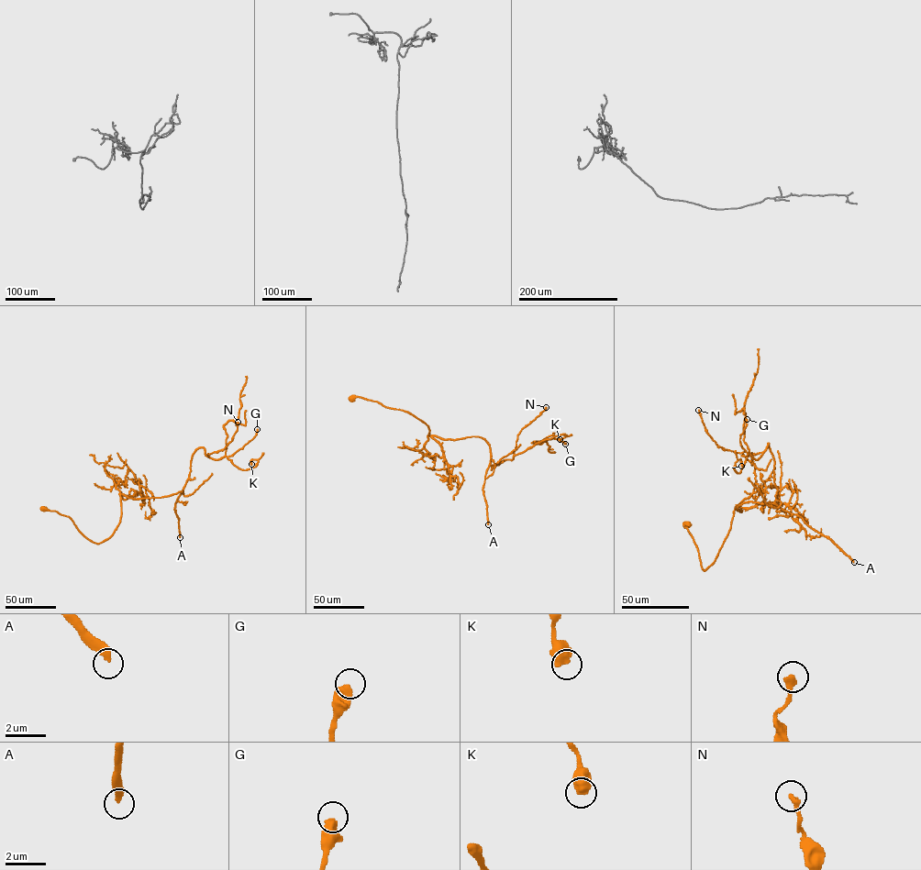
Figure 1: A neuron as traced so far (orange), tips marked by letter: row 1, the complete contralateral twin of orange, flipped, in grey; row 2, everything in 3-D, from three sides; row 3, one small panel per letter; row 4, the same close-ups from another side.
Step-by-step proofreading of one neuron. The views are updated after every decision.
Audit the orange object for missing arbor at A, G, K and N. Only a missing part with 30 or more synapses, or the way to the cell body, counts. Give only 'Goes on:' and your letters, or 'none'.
Goes on: A

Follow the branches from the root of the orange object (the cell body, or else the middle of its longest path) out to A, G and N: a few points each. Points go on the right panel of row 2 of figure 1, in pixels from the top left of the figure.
A: (687, 523), (704, 570), (716, 556), (736, 505), (741, 512), (737, 507), (749, 501), (797, 514), (854, 562)
G: (687, 523), (704, 570), (736, 505), (775, 501), (769, 444), (758, 459), (740, 446), (747, 419)
N: (687, 523), (704, 570), (736, 505), (773, 503), (777, 491), (769, 444), (755, 454), (718, 446), (698, 410)

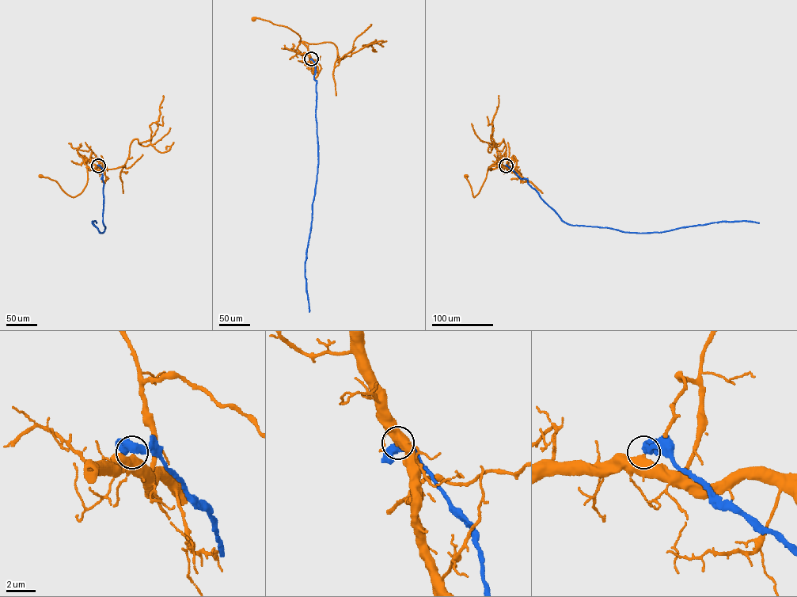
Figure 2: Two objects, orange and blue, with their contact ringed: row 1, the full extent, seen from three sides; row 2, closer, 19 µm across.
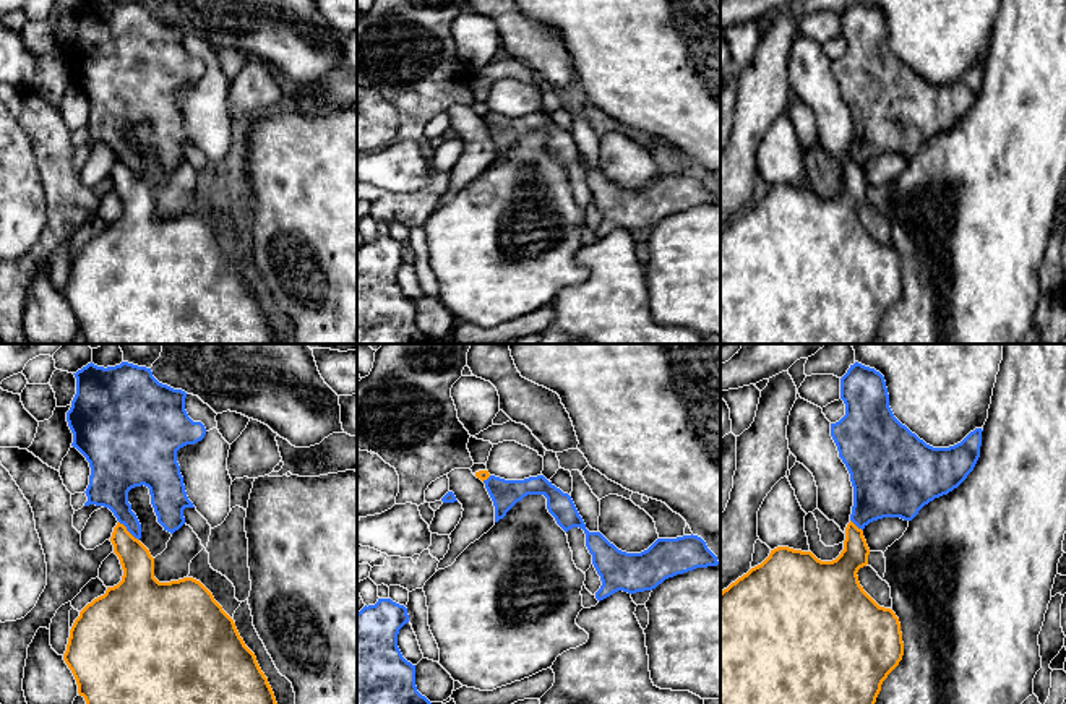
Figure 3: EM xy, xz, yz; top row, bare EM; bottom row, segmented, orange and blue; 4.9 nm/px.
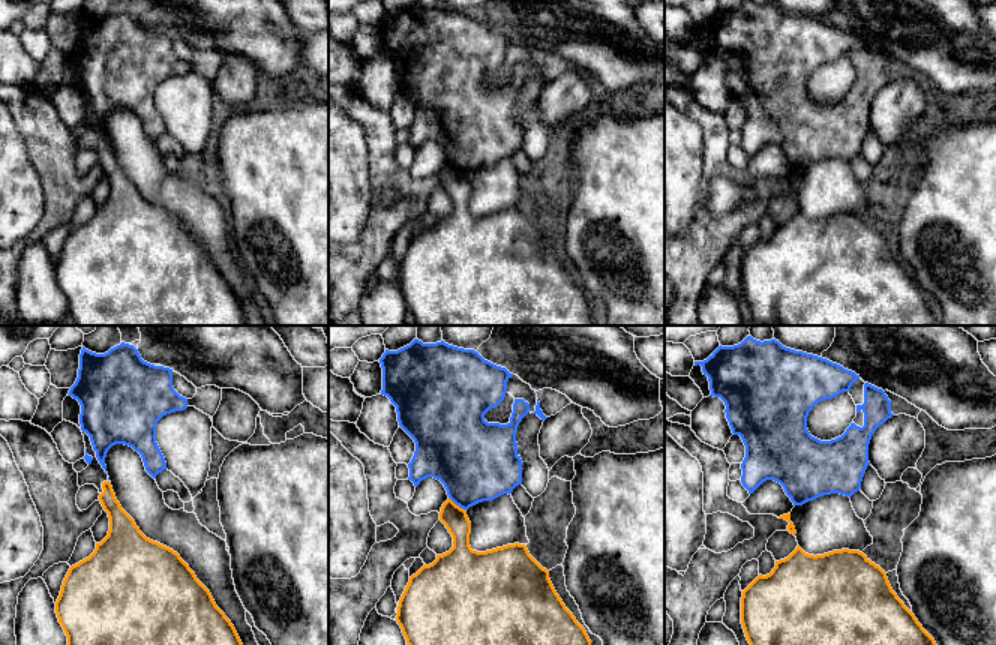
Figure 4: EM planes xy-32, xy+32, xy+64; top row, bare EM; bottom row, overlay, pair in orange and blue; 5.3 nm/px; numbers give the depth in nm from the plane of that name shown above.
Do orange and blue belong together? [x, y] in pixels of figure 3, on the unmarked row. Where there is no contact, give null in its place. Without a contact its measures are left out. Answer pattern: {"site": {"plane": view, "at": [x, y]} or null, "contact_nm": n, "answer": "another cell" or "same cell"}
{"site": {"plane": "xy", "at": [127, 167]}, "contact_nm": 140, "answer": "another cell"}

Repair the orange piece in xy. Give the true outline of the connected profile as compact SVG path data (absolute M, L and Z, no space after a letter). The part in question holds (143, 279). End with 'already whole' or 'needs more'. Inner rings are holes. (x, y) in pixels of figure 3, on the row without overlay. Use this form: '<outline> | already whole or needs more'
M120 159L110 178L123 206L122 217L80 248L63 290L86 344L277 344L255 290L245 282L234 256L200 217L183 214L159 219L149 187Z | already whole

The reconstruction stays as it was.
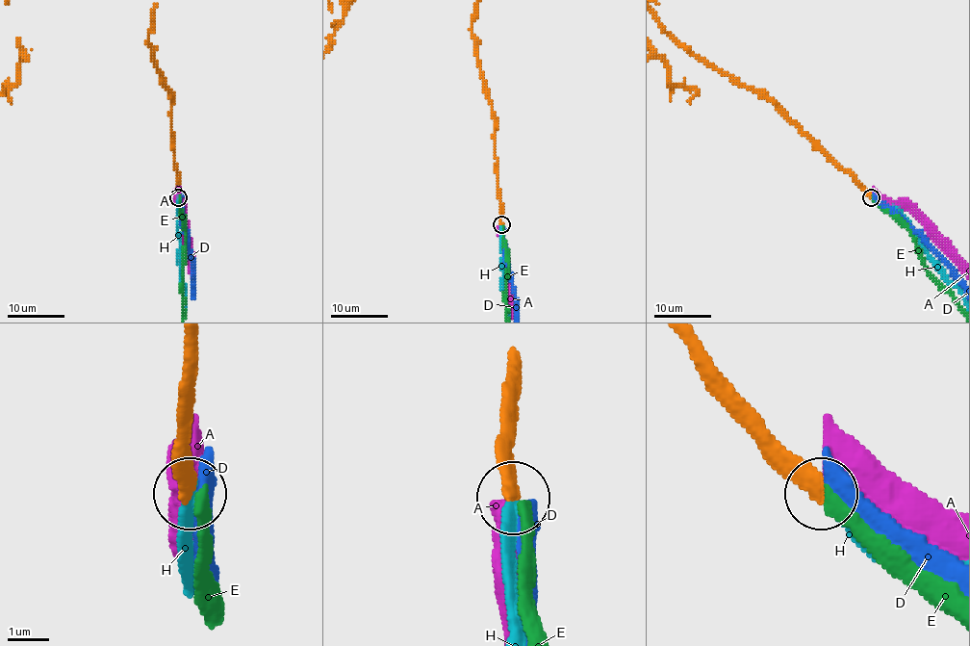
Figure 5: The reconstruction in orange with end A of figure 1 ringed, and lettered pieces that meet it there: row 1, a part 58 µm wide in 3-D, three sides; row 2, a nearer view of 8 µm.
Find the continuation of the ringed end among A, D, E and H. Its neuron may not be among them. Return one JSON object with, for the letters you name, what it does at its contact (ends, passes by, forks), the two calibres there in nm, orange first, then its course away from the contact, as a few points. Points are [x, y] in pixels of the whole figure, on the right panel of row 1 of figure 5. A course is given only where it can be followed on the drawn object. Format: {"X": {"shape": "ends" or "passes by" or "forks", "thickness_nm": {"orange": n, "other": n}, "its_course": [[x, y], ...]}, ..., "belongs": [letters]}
{"H": {"shape": "ends", "thickness_nm": {"orange": 400, "other": 360}}, "belongs": ["H"]}

